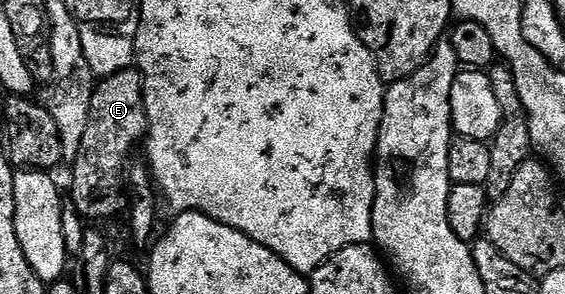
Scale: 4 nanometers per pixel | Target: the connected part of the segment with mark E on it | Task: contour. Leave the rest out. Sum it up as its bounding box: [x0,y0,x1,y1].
[70,69,150,220]

